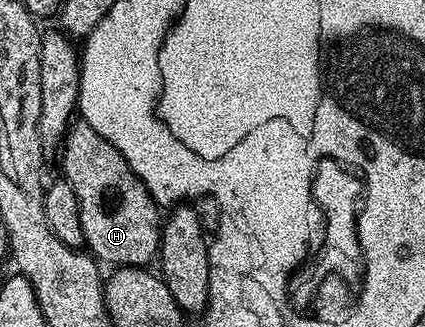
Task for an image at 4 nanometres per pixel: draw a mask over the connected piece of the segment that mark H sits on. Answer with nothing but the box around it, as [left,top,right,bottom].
[59,119,162,266]

